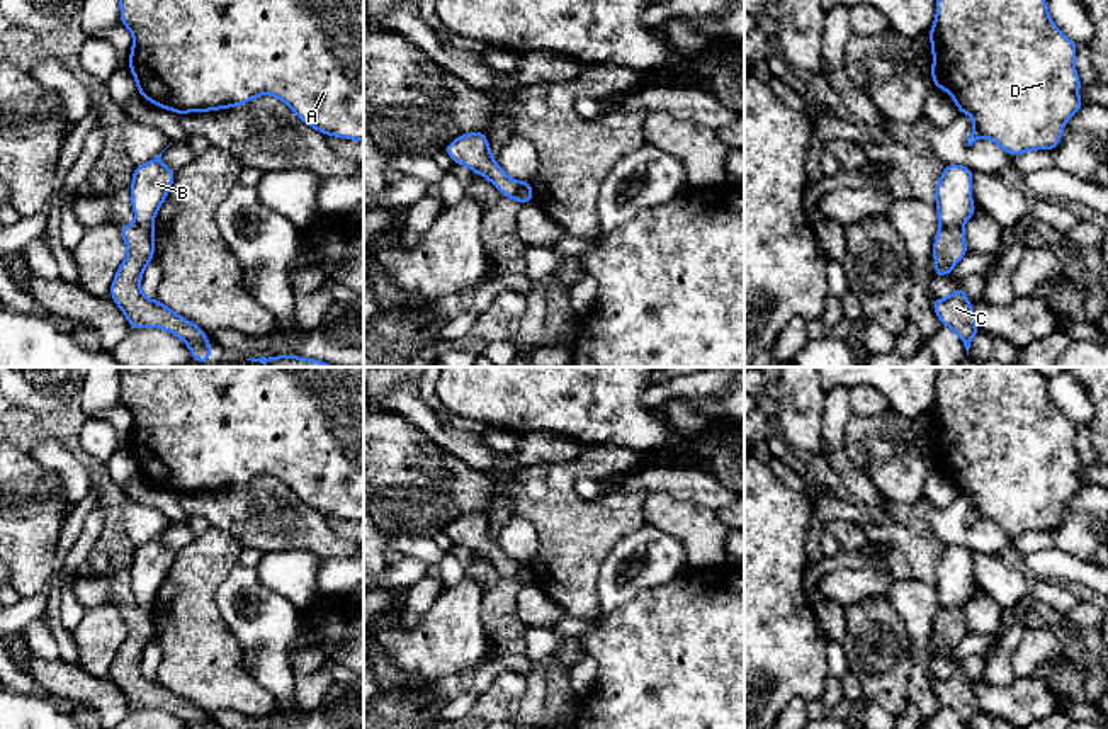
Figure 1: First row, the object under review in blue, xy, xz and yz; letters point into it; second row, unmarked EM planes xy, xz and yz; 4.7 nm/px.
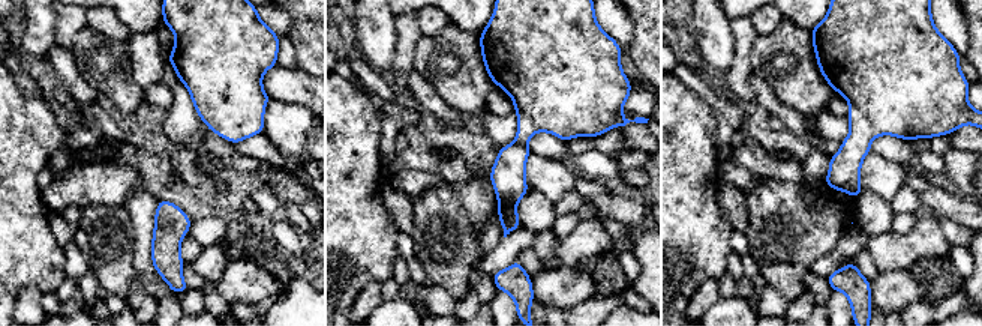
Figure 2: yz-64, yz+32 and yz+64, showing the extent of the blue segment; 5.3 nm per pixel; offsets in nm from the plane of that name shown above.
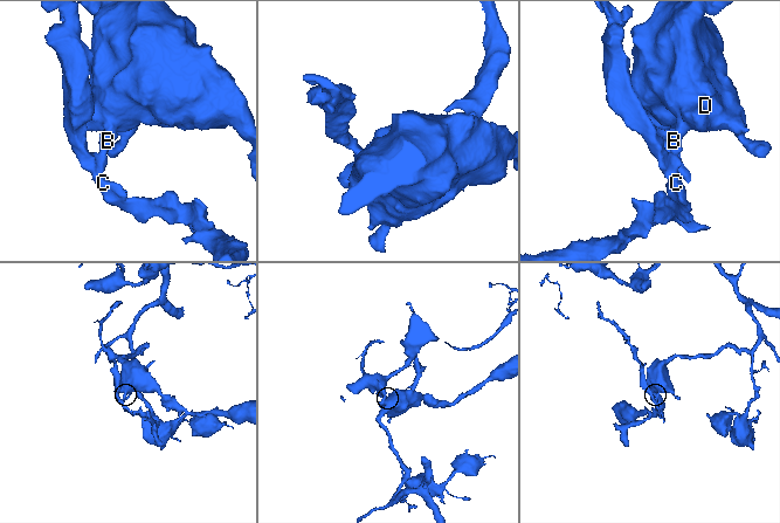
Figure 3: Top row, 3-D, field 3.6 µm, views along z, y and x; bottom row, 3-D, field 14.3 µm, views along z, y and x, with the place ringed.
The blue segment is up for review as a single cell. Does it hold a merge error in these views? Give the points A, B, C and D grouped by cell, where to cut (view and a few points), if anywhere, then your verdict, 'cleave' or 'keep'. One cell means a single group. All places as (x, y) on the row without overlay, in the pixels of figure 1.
groups A B D / C; cut yz (940, 605), (962, 609); cleave

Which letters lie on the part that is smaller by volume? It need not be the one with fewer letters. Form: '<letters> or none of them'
C

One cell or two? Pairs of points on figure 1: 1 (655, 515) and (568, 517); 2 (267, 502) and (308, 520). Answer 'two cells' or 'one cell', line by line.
1: two cells
2: one cell

